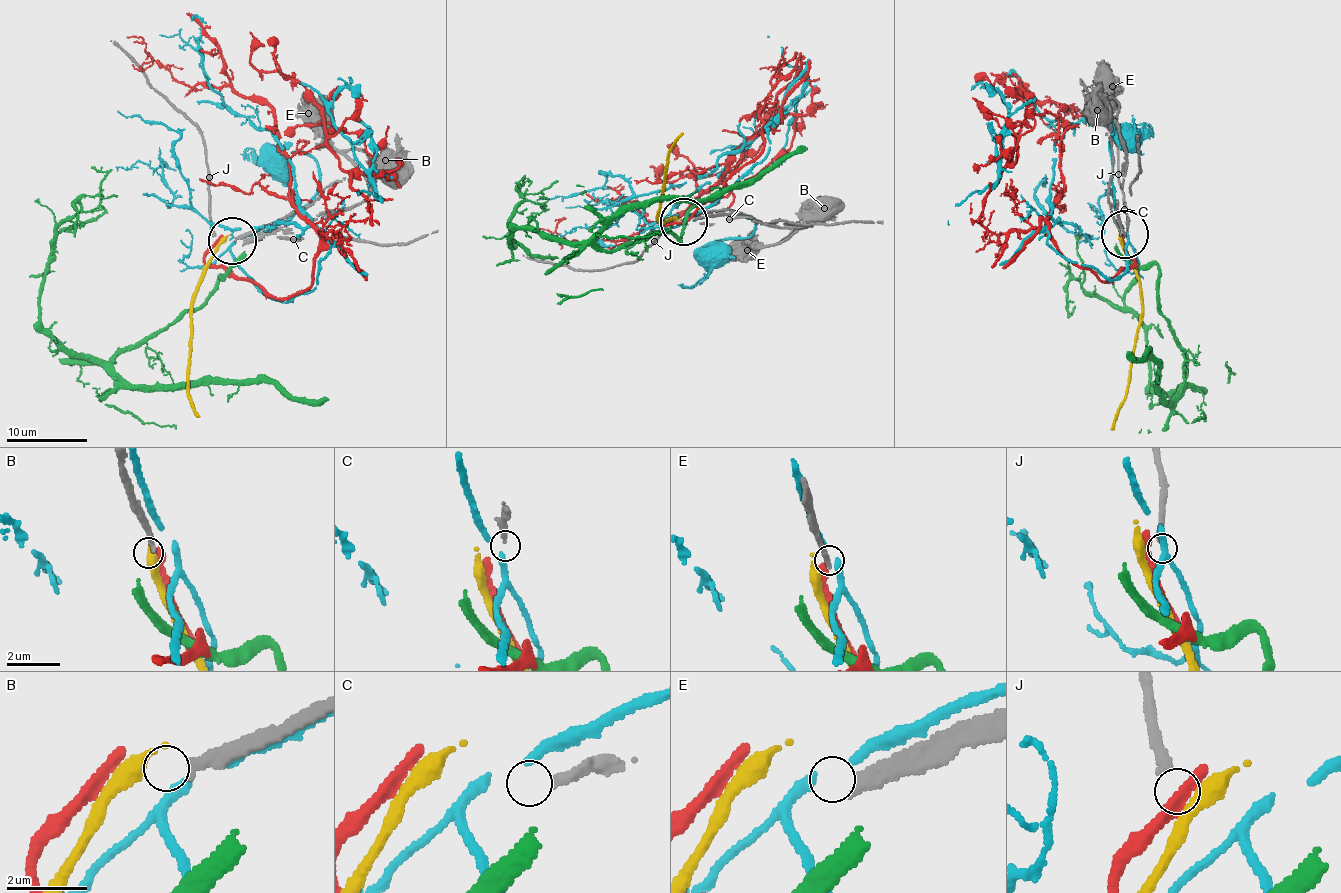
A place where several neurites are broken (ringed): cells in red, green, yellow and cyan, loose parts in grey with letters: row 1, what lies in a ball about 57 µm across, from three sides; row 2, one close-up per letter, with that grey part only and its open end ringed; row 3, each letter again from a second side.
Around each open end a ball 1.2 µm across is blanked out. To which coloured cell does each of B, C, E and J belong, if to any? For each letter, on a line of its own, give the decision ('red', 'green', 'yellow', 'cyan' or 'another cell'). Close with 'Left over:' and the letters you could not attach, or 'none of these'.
B: another cell
C: another cell
E: another cell
J: another cell
Left over: B, C, E, J

